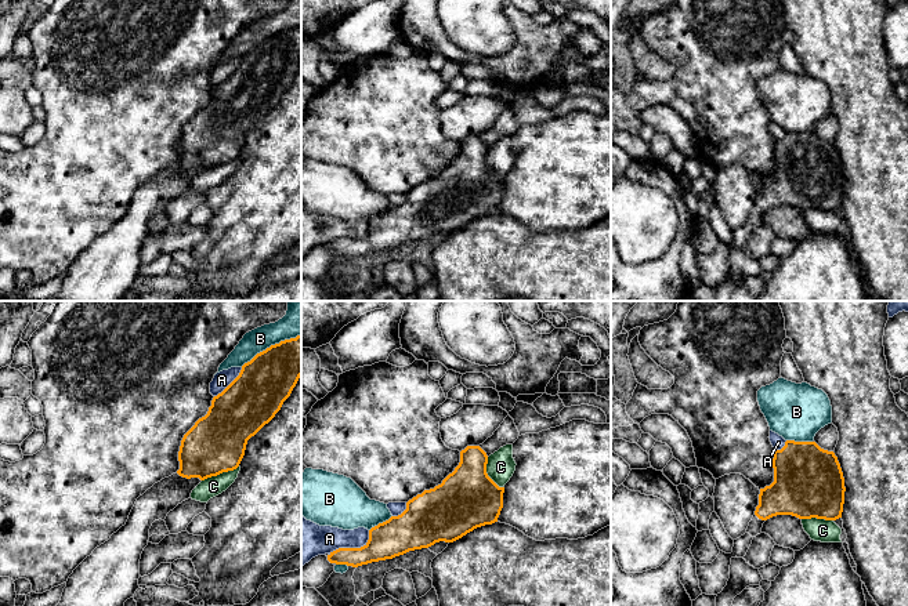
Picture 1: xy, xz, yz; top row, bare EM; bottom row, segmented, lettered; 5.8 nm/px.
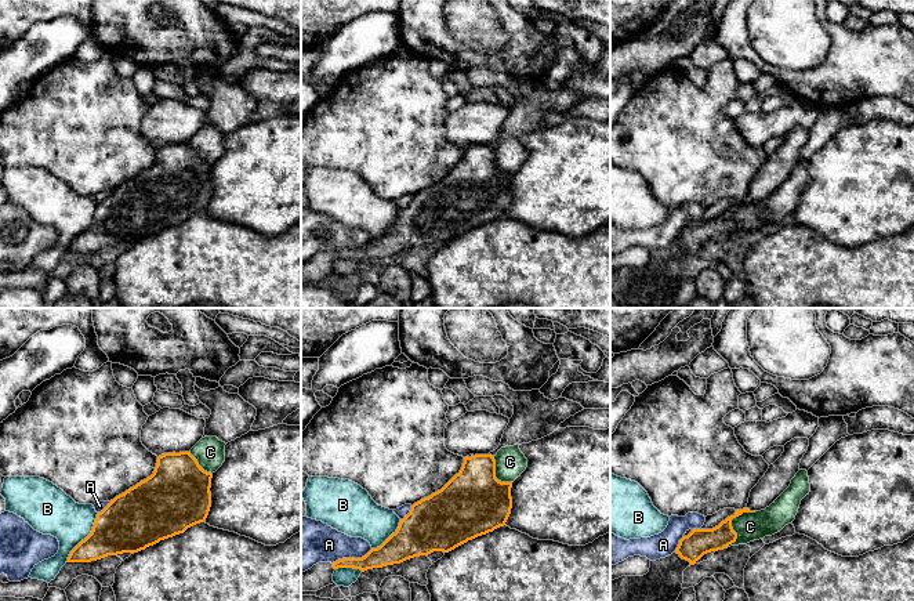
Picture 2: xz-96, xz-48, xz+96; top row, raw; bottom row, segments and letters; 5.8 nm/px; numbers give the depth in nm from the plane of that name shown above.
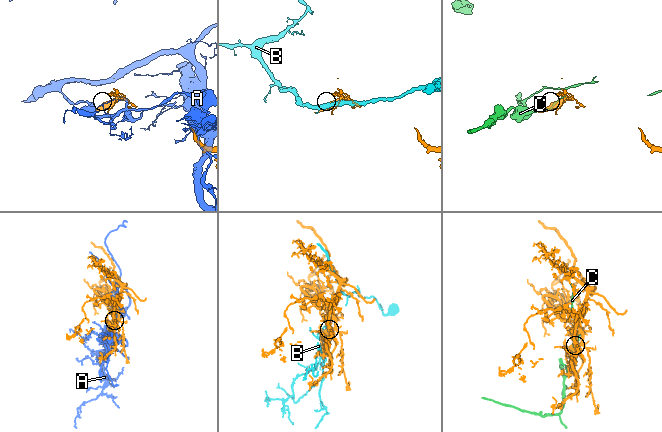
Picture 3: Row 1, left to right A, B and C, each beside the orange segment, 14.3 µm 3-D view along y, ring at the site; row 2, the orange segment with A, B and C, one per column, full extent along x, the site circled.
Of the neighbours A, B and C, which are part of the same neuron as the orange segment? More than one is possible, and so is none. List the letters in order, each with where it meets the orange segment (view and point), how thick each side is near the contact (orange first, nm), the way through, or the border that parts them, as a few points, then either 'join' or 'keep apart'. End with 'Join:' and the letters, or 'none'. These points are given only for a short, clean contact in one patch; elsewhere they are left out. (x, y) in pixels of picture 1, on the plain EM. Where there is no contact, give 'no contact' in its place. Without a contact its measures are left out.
A: xz (353, 239) | 220/190 nm | keep apart
B: xy (271, 36) | 320/160 nm | keep apart
C: xy (220, 163) | 340/120 nm | keep apart
Join: none

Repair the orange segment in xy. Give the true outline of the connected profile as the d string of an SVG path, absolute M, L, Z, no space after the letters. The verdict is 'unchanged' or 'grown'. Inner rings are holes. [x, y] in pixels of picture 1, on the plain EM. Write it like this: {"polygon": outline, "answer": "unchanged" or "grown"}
{"polygon": "M301 26L281 32L242 57L239 66L217 87L205 108L184 126L178 142L182 168L205 171L239 157L247 131L281 101L301 68Z", "answer": "unchanged"}

